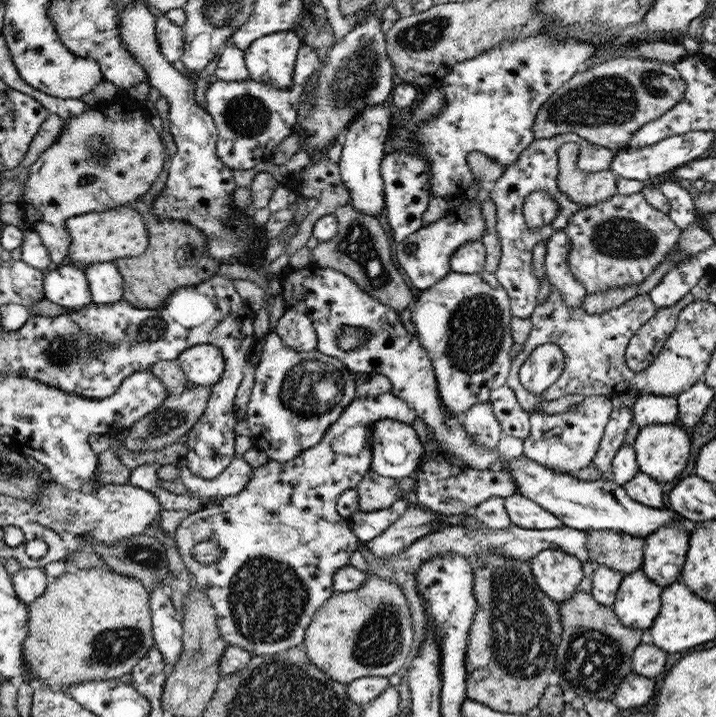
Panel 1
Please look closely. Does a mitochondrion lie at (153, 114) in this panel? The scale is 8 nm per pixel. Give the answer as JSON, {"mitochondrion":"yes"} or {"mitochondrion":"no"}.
{"mitochondrion":"no"}

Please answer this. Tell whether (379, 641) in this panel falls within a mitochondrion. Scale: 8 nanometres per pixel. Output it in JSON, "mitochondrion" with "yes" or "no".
{"mitochondrion":"yes"}

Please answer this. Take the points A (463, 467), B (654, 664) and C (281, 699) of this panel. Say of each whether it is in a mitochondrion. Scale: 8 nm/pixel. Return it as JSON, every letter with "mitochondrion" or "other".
{"A":"other","B":"other","C":"mitochondrion"}

